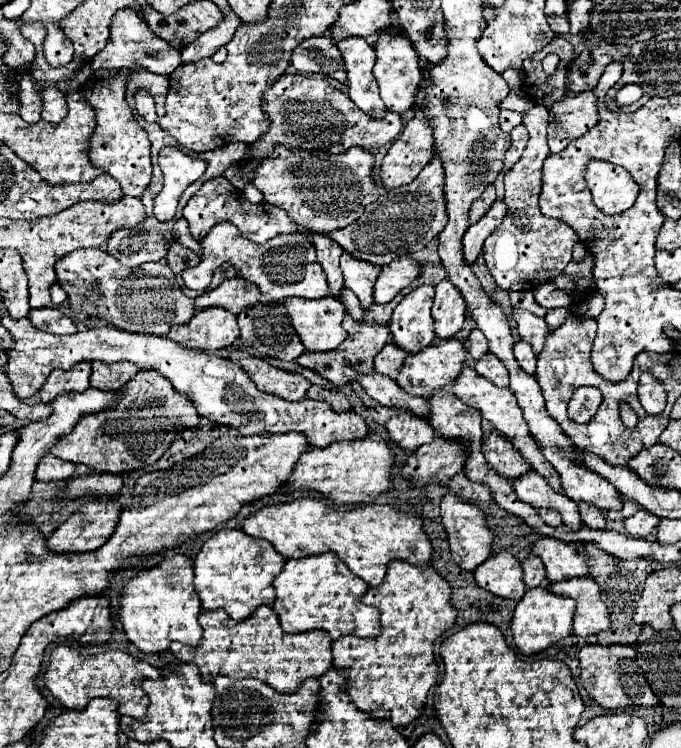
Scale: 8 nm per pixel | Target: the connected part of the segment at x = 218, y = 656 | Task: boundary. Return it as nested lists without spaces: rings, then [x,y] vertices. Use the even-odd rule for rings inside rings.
[[[259,606],[249,618],[235,622],[225,614],[225,610],[205,610],[199,616],[199,624],[203,628],[203,638],[199,646],[183,646],[179,642],[173,642],[169,650],[181,660],[181,662],[193,662],[199,666],[199,672],[205,682],[213,682],[215,676],[223,674],[229,678],[257,678],[277,692],[295,692],[297,686],[305,678],[317,678],[327,672],[331,666],[331,638],[327,632],[321,630],[311,630],[311,632],[299,632],[299,634],[287,634],[281,630],[277,614],[269,606]]]

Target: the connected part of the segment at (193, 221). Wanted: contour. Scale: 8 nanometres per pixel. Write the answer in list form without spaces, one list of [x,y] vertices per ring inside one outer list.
[[[223,176],[213,178],[213,180],[207,180],[201,186],[201,190],[187,202],[187,206],[183,210],[183,218],[189,222],[189,230],[191,230],[191,236],[195,240],[201,240],[209,232],[211,226],[215,226],[217,222],[223,222],[223,220],[233,222],[239,228],[239,232],[247,240],[251,240],[255,244],[263,244],[263,242],[267,242],[269,238],[273,238],[275,234],[281,234],[281,232],[287,232],[287,234],[289,232],[307,232],[301,226],[297,226],[281,208],[271,206],[267,202],[251,204],[243,196],[243,192],[237,190],[237,188],[233,188]]]

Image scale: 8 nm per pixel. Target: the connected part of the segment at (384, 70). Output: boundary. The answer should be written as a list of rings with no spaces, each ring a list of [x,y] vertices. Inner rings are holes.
[[[377,32],[377,40],[375,40],[375,68],[373,68],[373,76],[379,84],[381,90],[381,100],[385,102],[387,110],[403,114],[407,112],[415,102],[415,92],[417,86],[421,82],[421,70],[419,70],[419,54],[413,48],[413,44],[409,42],[407,36],[383,36],[385,32]]]

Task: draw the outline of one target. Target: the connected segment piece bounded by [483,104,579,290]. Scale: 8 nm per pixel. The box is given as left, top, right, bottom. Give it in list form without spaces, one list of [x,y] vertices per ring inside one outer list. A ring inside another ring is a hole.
[[[541,104],[533,106],[523,116],[523,126],[529,132],[529,142],[521,160],[505,172],[507,216],[503,218],[503,224],[493,230],[483,246],[487,268],[503,290],[535,290],[537,286],[553,280],[571,262],[571,250],[579,242],[573,228],[569,228],[561,220],[543,216],[539,210],[541,168],[543,160],[549,156],[547,124],[549,110]]]

